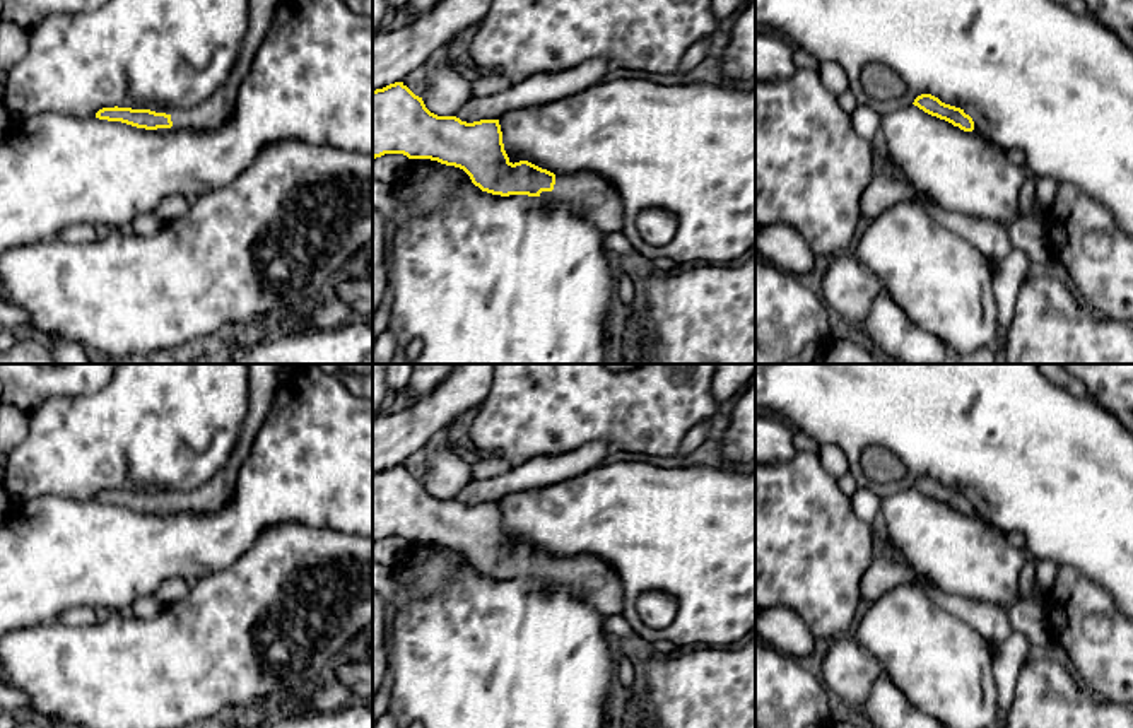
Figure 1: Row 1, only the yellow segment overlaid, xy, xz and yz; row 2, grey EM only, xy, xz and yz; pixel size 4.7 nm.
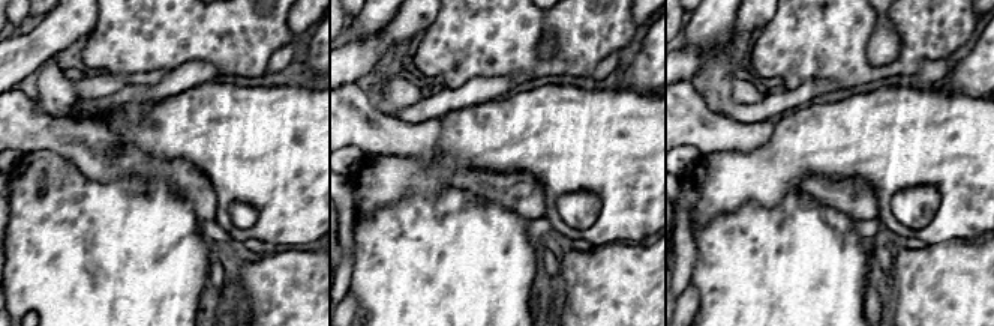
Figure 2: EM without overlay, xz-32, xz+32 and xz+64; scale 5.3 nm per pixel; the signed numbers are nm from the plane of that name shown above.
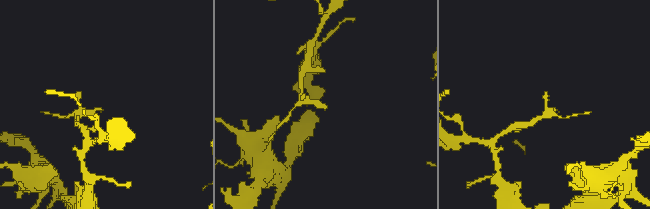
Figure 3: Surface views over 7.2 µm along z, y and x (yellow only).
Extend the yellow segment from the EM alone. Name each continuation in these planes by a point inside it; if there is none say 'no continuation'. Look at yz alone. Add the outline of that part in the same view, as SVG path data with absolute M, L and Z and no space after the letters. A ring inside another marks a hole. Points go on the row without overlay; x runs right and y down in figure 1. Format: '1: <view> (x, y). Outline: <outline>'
no continuation

